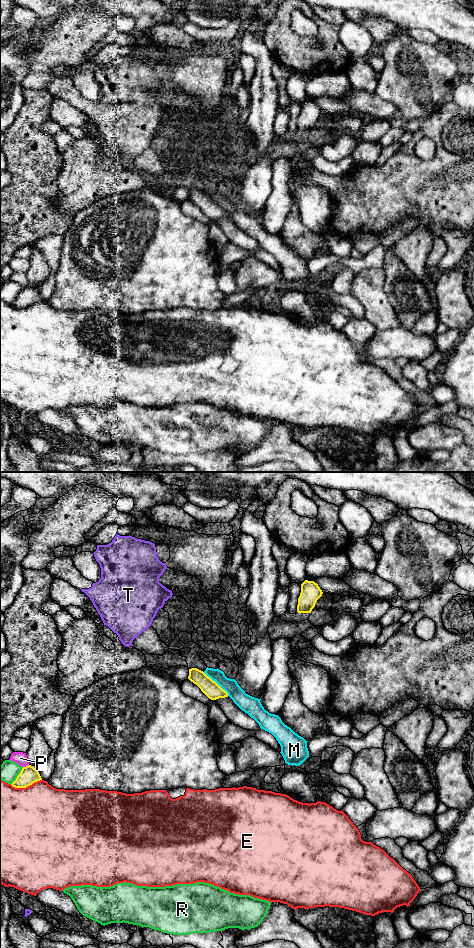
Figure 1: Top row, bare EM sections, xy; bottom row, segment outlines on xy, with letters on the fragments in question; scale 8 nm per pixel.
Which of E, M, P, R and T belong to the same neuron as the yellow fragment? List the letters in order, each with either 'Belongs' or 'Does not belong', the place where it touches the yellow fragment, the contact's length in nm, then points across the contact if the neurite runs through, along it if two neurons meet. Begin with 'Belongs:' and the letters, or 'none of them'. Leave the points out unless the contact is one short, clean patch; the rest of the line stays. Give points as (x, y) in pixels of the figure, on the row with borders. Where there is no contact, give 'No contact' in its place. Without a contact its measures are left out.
Belongs: none of them
E: Does not belong. Touches yellow at xy (25, 787). Shared border 260 nm
M: Does not belong. Touches yellow at xy (215, 682). Shared border 280 nm
P: Does not belong. Touches yellow at xy (26, 766). Shared border 50 nm
R: Does not belong. Touches yellow at xy (17, 776). Shared border 170 nm
T: Does not belong. Touches yellow at xy (33, 767). Shared border 40 nm

